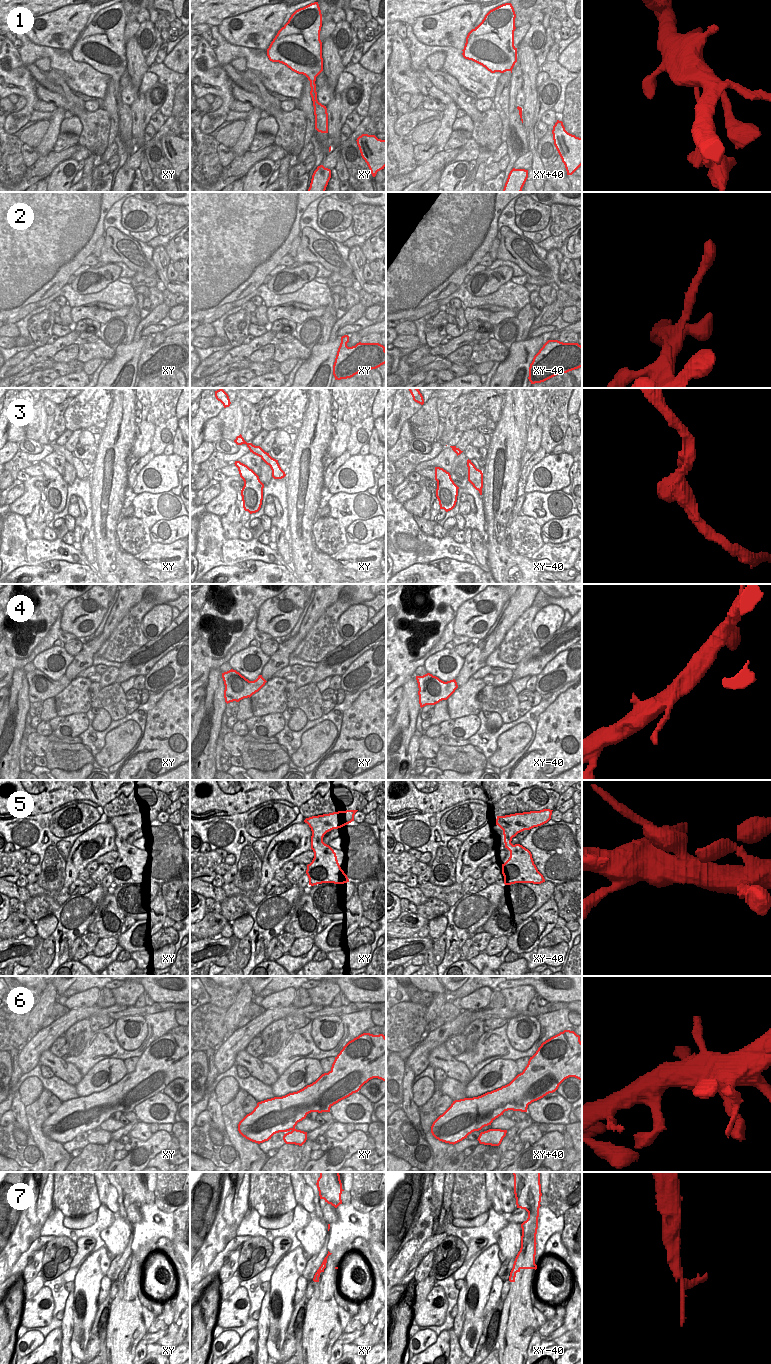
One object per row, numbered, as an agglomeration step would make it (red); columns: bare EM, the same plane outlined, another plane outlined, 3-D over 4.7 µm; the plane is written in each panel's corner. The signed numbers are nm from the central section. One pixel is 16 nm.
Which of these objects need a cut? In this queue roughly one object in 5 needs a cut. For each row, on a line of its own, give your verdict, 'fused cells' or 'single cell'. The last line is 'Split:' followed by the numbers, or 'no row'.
1: single cell
2: single cell
3: single cell
4: single cell
5: single cell
6: single cell
7: single cell
Split: no row

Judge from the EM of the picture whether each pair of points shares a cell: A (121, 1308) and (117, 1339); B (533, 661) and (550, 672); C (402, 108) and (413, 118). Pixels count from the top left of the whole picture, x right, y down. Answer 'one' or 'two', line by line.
A: one
B: two
C: two

